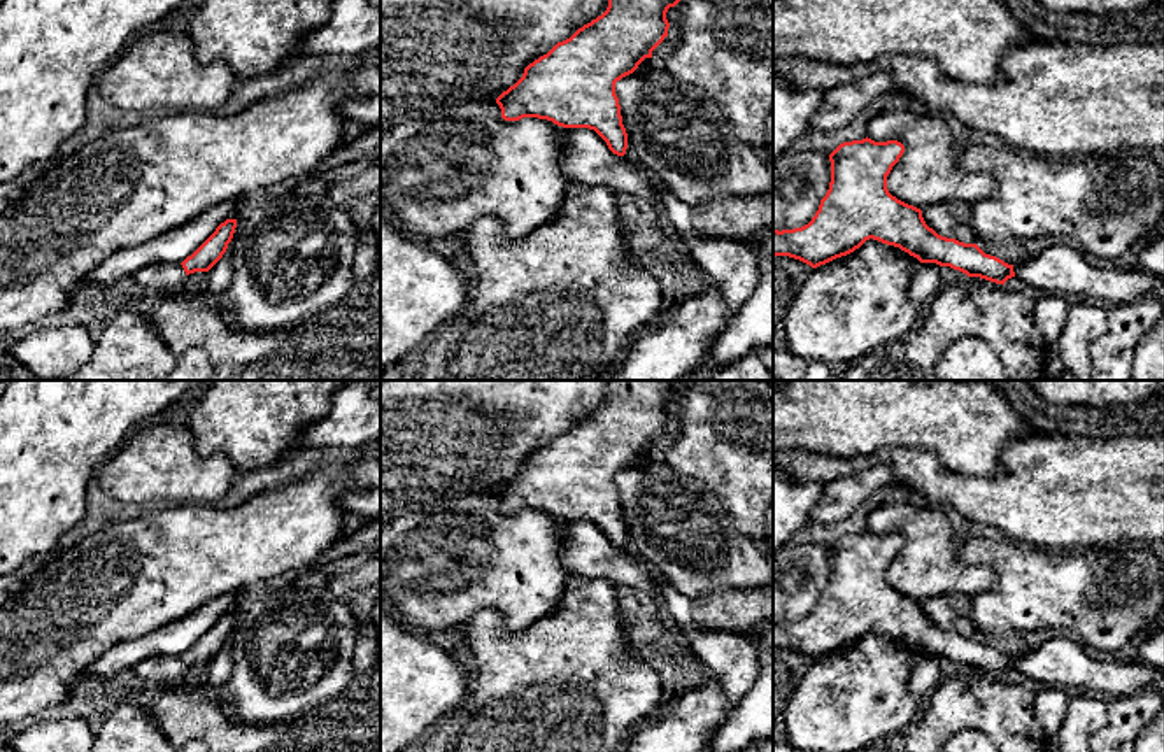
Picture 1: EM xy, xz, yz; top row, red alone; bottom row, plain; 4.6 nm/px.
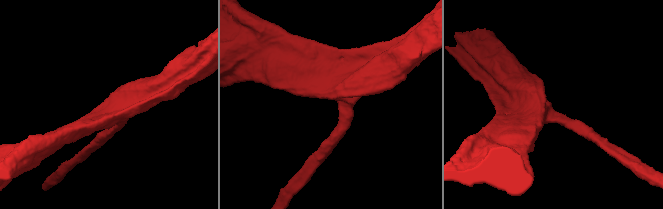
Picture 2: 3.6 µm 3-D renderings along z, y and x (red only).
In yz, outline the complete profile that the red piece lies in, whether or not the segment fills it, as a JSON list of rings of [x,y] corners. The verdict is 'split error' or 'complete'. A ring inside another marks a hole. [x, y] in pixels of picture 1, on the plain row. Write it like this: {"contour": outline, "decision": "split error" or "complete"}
{"contour": [[[871,531],[840,536],[831,547],[831,575],[819,603],[812,614],[794,622],[773,622],[773,650],[789,649],[812,661],[826,657],[836,650],[847,649],[873,631],[887,638],[899,640],[920,656],[936,656],[1003,677],[1015,670],[1013,657],[985,647],[976,636],[964,636],[955,631],[938,628],[922,610],[922,603],[908,598],[887,582],[887,568],[905,545],[898,533],[875,535]]], "decision": "complete"}

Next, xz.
{"contour": [[[608,380],[608,400],[601,408],[529,456],[522,470],[496,491],[501,510],[505,514],[538,510],[563,521],[589,521],[614,547],[624,549],[628,526],[615,475],[633,466],[645,450],[652,450],[652,443],[668,429],[668,401],[687,384],[689,380]]], "decision": "complete"}

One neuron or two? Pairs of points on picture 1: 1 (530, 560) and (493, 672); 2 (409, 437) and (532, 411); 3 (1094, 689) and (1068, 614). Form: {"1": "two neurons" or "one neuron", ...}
{"1": "two neurons", "2": "one neuron", "3": "two neurons"}

